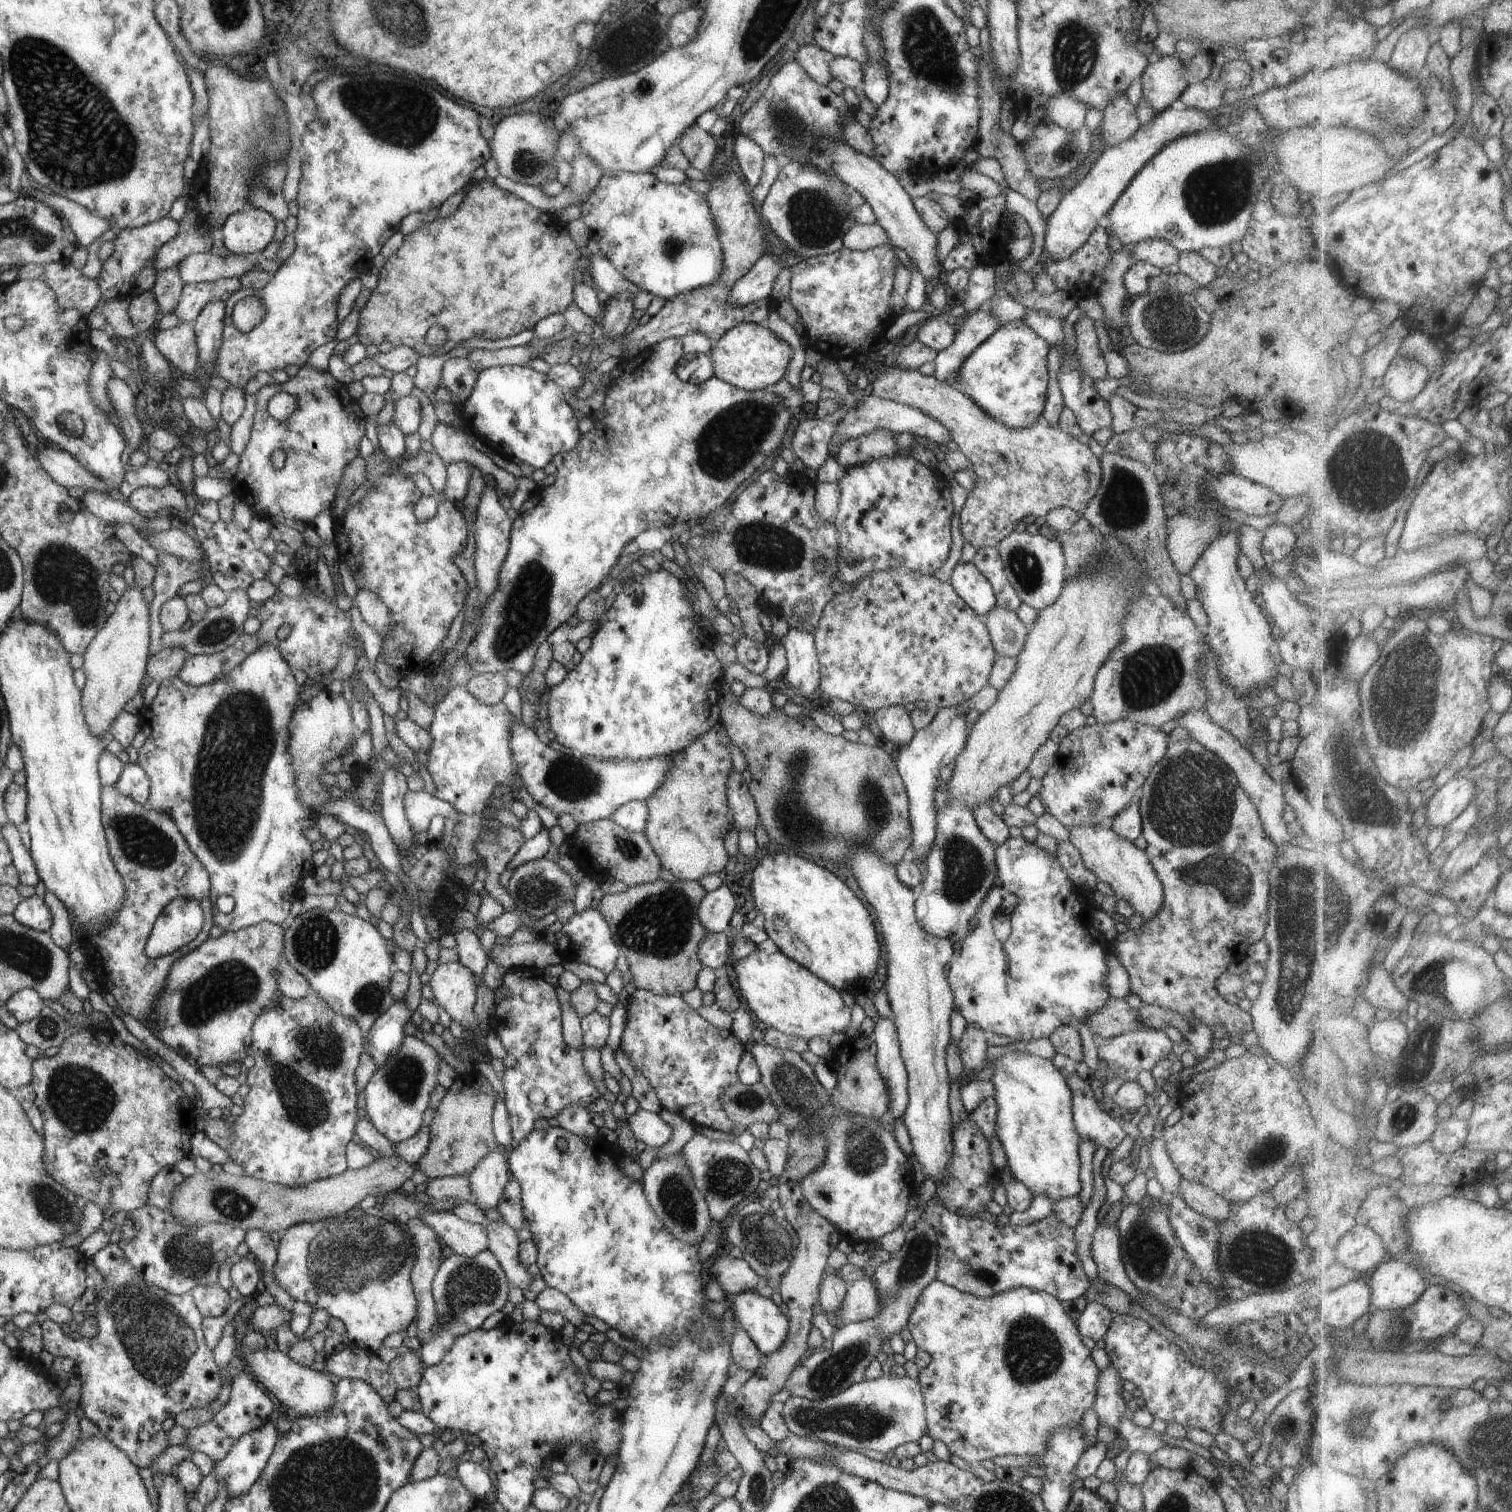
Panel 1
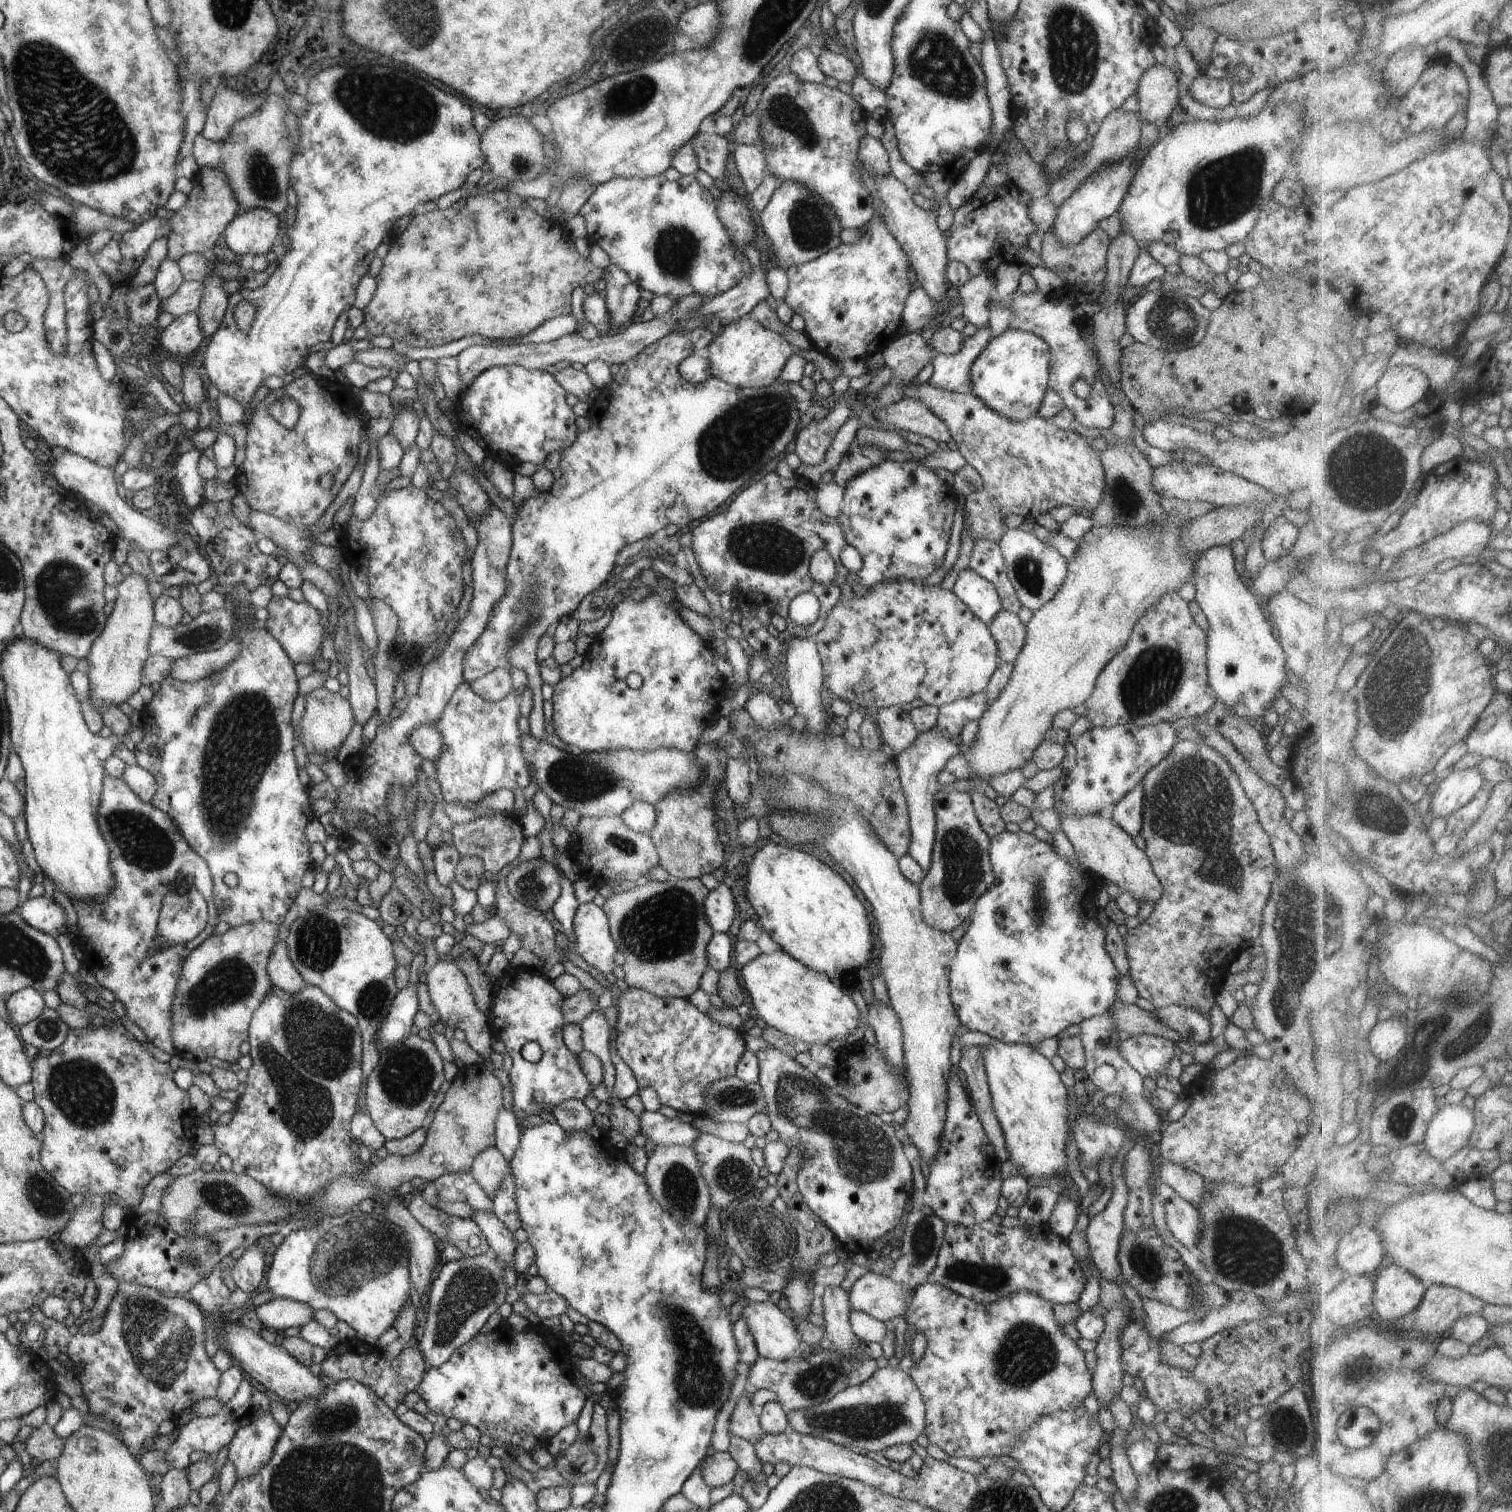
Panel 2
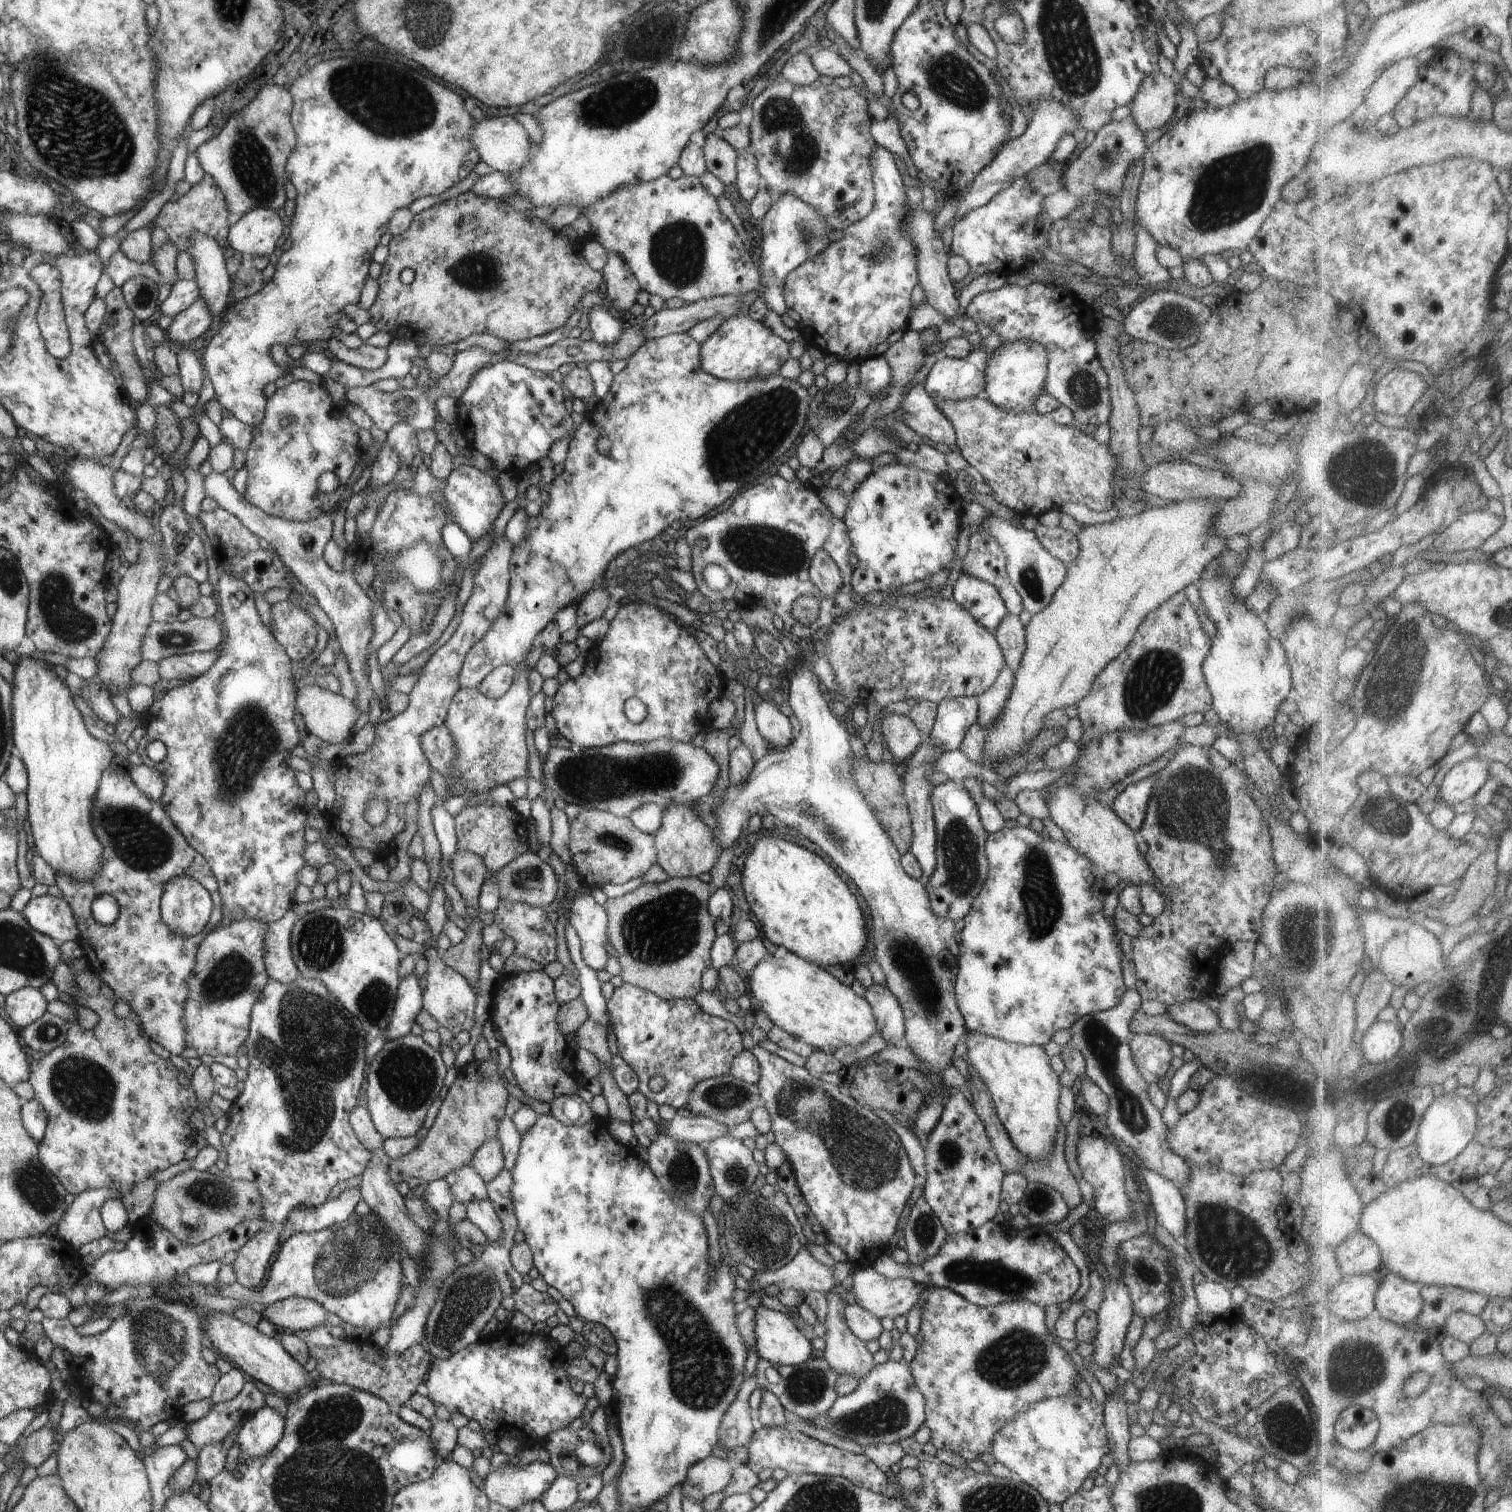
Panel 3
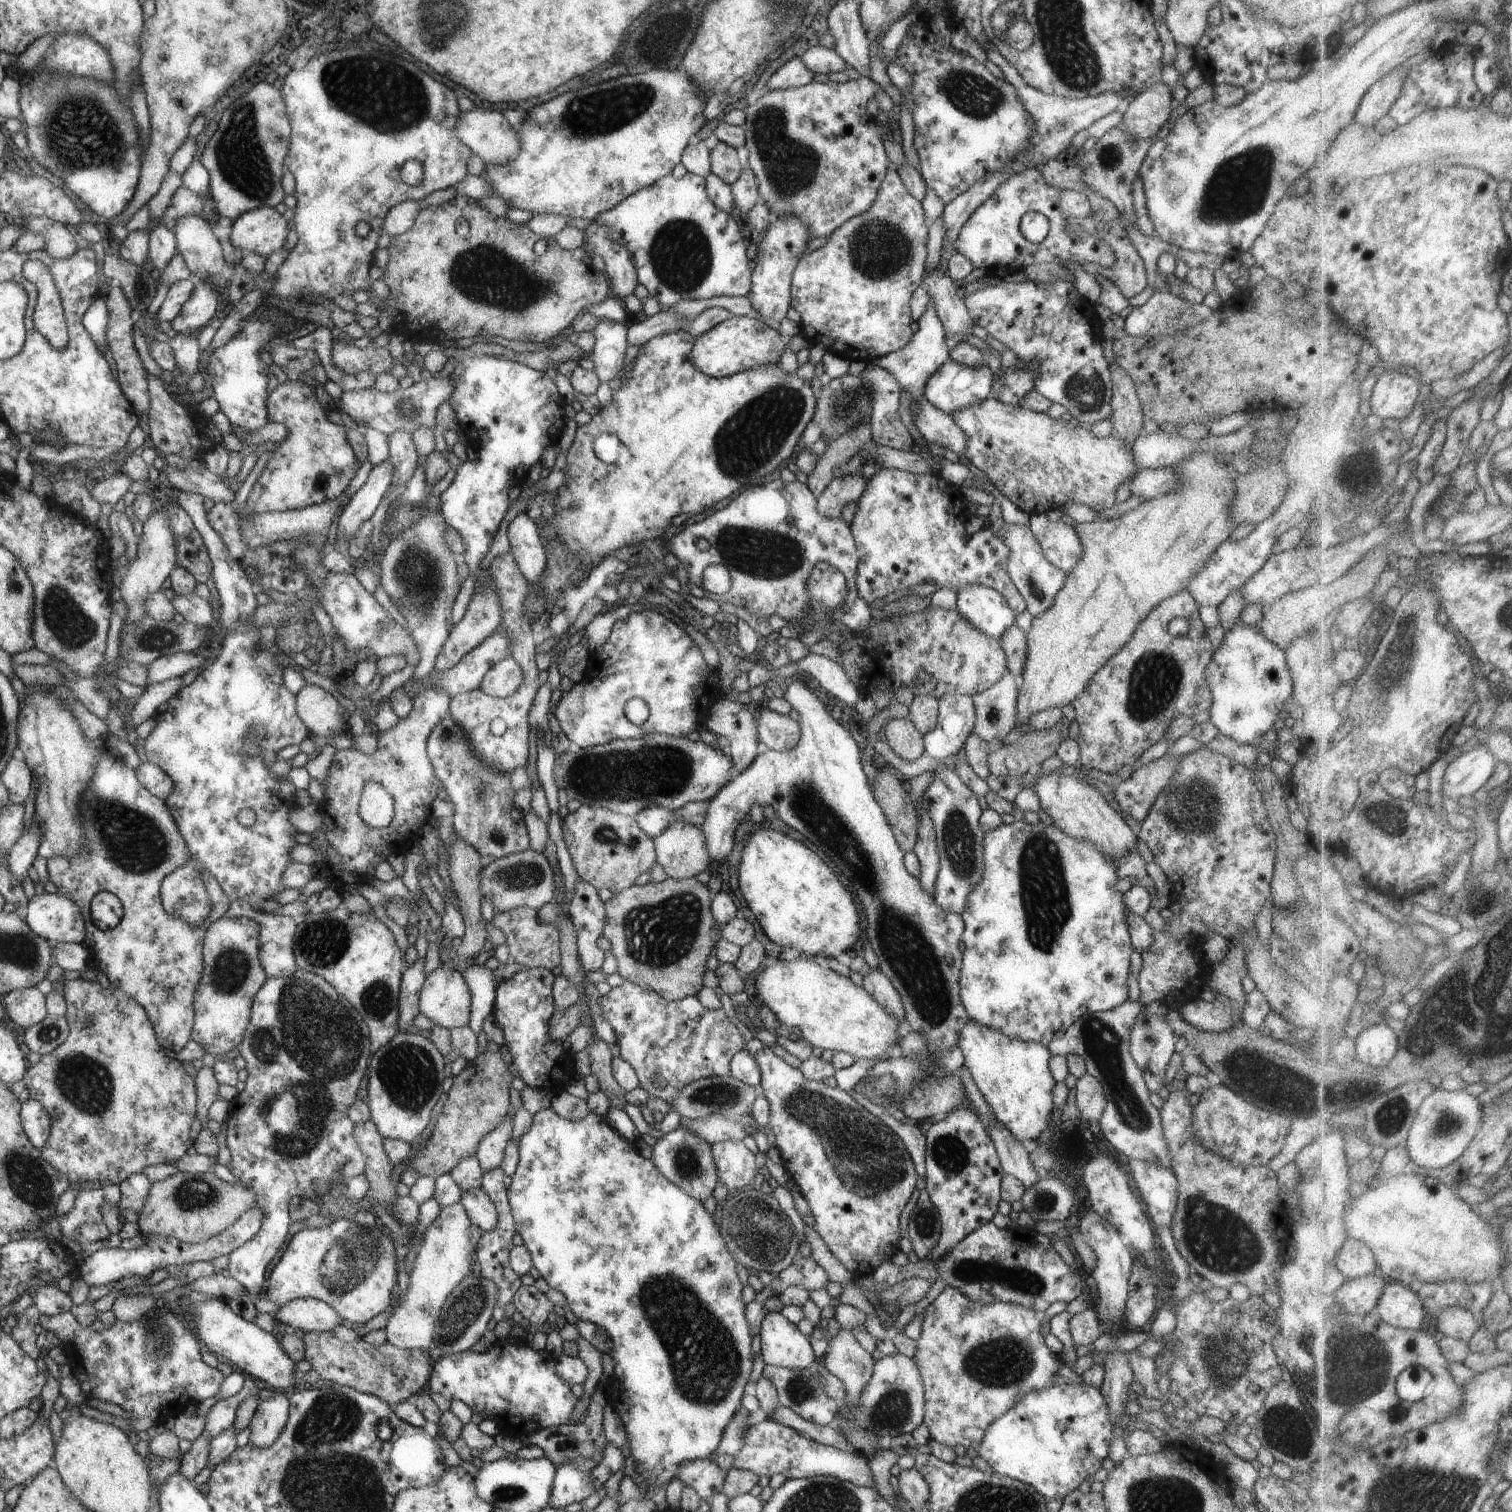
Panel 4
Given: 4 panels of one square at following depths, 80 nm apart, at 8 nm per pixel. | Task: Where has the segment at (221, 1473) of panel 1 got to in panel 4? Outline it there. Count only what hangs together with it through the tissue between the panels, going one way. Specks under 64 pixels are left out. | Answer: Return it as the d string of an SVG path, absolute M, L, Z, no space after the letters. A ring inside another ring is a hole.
M274 1392L270 1400L259 1400L249 1423L249 1443L255 1447L269 1447L280 1436L288 1418L288 1394Z

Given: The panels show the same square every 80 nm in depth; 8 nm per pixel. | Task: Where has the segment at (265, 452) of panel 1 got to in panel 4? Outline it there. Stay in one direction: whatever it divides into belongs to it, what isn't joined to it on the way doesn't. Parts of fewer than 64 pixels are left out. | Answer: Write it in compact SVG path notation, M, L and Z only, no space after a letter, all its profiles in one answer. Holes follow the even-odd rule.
M293 378L278 384L268 396L269 422L284 424L288 434L271 452L268 463L245 502L253 513L268 510L295 510L328 501L326 492L344 492L354 474L358 460L348 444L346 427L328 420L326 411L316 397L316 387Z

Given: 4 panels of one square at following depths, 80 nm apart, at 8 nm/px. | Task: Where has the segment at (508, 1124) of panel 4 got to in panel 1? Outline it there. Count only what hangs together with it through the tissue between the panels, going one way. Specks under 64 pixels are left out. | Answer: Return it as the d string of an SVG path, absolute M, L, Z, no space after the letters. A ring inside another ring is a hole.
M500 1148L493 1150L477 1164L467 1179L475 1204L483 1211L496 1209L503 1198L505 1186L512 1179L506 1153Z

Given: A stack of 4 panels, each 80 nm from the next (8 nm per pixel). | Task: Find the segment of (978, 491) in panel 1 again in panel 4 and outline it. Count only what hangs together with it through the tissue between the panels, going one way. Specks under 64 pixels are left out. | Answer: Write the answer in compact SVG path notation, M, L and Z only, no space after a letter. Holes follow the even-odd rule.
M993 398L961 408L951 417L965 434L963 454L967 460L1029 515L1061 509L1068 501L1086 504L1100 513L1114 506L1118 486L1136 473L1130 445L1117 437L1097 438L1075 421L1054 420Z

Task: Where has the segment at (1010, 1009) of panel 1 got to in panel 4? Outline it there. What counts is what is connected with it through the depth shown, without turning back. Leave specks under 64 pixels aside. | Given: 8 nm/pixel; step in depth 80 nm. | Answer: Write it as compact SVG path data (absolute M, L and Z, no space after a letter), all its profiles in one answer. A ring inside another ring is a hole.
M1015 821L1011 825L1002 823L998 828L983 836L983 875L975 886L966 903L961 917L965 927L961 938L964 944L962 968L959 974L960 1000L970 1021L1000 1031L1011 1039L1027 1043L1040 1043L1046 1046L1056 1030L1066 1030L1075 1020L1086 1013L1107 1011L1128 1001L1128 974L1130 971L1130 955L1132 954L1129 928L1125 921L1123 894L1116 892L1114 887L1120 879L1117 876L1117 862L1113 857L1106 857L1101 849L1092 843L1079 841L1069 837L1058 827L1045 825L1042 821L1031 825L1024 821Z

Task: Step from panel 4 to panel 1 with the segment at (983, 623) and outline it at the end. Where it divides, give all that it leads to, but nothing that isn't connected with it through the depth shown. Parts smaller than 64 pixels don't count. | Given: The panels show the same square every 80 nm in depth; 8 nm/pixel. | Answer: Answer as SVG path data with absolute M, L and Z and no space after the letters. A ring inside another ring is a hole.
M959 561L948 582L954 587L958 596L961 596L965 603L982 617L996 606L994 589L973 562Z

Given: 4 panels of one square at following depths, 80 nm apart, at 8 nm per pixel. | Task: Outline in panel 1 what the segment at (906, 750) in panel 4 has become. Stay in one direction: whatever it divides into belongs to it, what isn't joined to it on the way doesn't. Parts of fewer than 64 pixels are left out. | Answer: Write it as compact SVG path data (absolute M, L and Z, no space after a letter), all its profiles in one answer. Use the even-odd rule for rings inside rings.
M904 705L882 707L871 715L881 742L892 742L894 746L908 744L916 734Z

